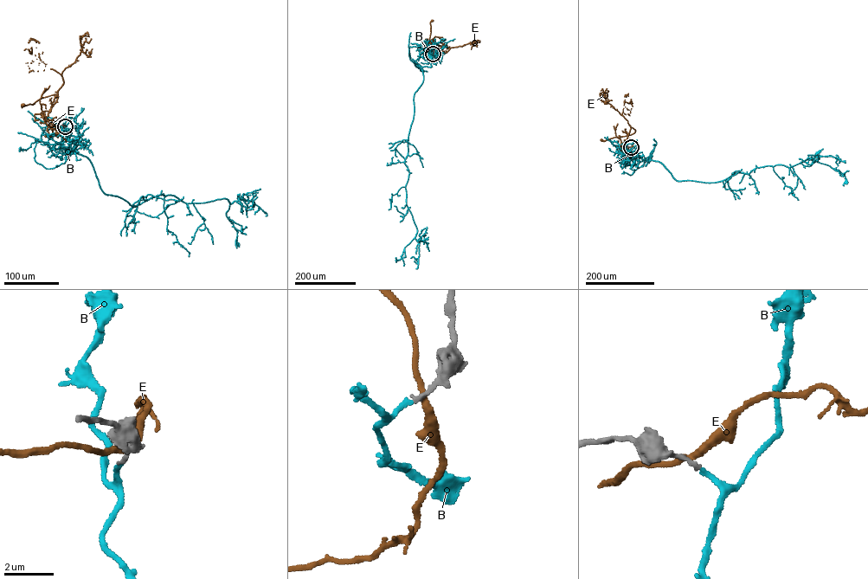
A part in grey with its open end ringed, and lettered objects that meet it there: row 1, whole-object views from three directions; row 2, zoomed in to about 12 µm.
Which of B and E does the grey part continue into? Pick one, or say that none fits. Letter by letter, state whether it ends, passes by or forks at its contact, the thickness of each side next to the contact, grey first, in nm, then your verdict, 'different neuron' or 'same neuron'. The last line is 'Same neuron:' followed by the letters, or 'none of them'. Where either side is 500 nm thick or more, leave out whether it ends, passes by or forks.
B: it ends; calibres 170 and 180 nm; same neuron
E: it passes by; calibres 200 and 260 nm; different neuron
Same neuron: B

